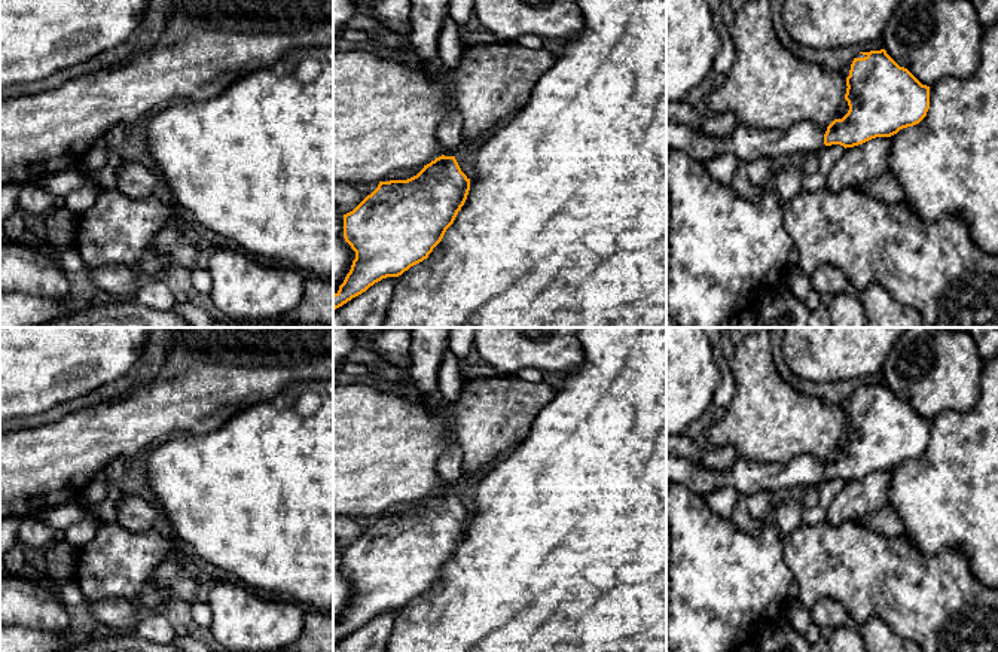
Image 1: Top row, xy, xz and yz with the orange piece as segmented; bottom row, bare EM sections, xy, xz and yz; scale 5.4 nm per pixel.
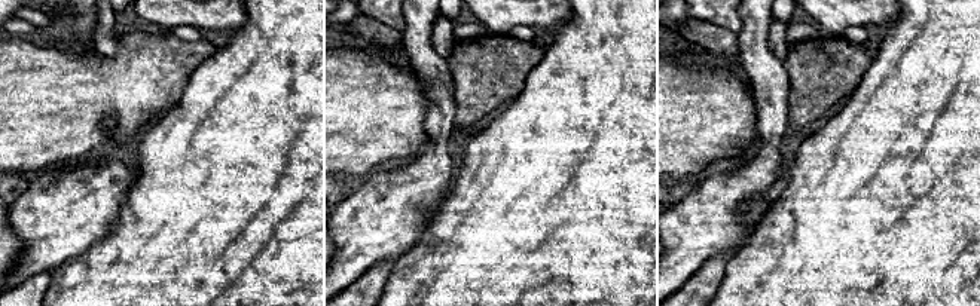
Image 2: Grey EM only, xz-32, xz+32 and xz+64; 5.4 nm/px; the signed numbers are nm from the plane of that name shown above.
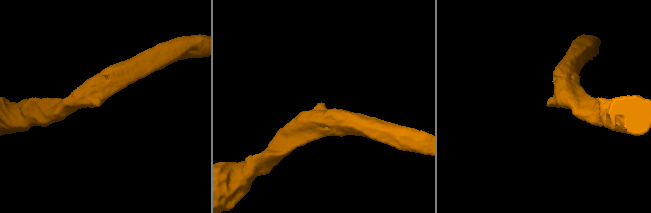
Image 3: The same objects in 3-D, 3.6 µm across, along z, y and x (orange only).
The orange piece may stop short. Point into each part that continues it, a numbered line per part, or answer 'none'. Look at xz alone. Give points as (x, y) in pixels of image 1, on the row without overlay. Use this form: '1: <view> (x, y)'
1: xz (451, 462)

